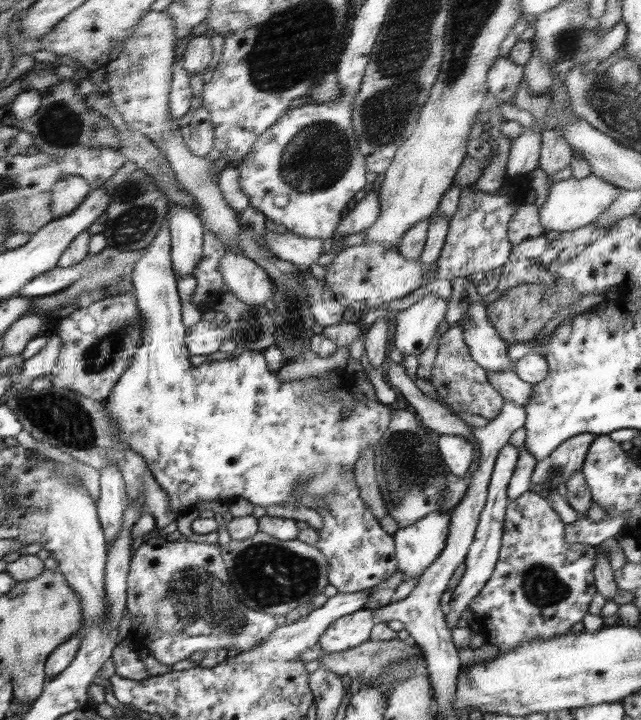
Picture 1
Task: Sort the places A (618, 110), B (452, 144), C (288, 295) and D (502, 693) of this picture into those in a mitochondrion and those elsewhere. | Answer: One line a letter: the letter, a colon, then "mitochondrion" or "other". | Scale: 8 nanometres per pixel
A: mitochondrion
B: other
C: mitochondrion
D: other

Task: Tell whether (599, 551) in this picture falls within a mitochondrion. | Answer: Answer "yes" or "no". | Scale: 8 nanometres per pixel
no

